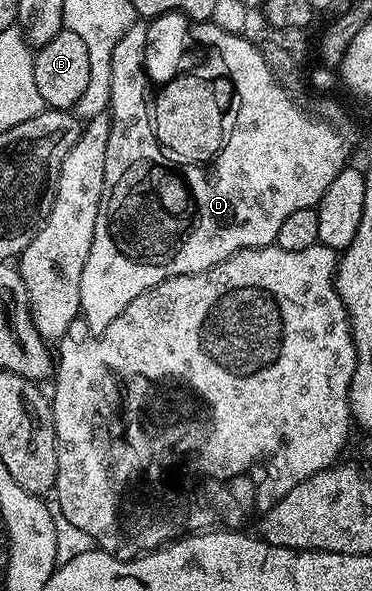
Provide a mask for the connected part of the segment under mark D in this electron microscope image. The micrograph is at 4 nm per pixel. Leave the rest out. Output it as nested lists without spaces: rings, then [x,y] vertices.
[[[144,22],[133,23],[131,29],[127,29],[127,33],[123,33],[123,37],[115,45],[111,57],[111,97],[109,98],[108,112],[113,116],[113,120],[111,121],[111,137],[107,137],[103,197],[99,205],[99,217],[95,221],[95,237],[91,241],[91,253],[87,255],[87,265],[83,267],[83,281],[79,287],[81,294],[80,318],[84,319],[89,330],[94,333],[107,329],[107,325],[111,325],[111,321],[115,321],[115,317],[119,317],[119,313],[123,313],[123,309],[127,309],[127,305],[131,305],[131,301],[135,301],[135,297],[139,297],[139,293],[143,293],[171,277],[206,271],[223,261],[227,261],[227,257],[240,251],[276,244],[277,234],[283,221],[287,221],[287,217],[291,217],[291,213],[295,213],[299,209],[316,207],[317,202],[323,197],[323,193],[327,193],[327,185],[331,185],[331,181],[335,181],[335,177],[339,177],[339,173],[347,165],[347,162],[342,158],[340,139],[337,139],[337,135],[334,135],[327,127],[321,126],[320,122],[312,122],[301,107],[299,109],[293,104],[294,96],[286,91],[279,80],[273,76],[267,61],[261,56],[258,44],[252,38],[244,35],[232,35],[215,25],[210,26],[209,31],[210,44],[208,46],[212,50],[223,53],[229,51],[229,47],[233,47],[234,41],[237,43],[237,63],[229,63],[229,71],[233,71],[233,79],[237,79],[237,87],[241,87],[241,151],[225,151],[225,155],[221,155],[221,163],[217,163],[217,167],[213,167],[213,171],[189,171],[189,167],[173,167],[173,163],[169,163],[169,159],[161,159],[161,151],[157,151],[157,147],[153,147],[153,135],[149,135],[149,125],[141,123],[141,115],[137,115],[137,111],[145,111],[145,107],[141,107],[141,75],[137,75],[137,63],[141,63],[141,46],[145,43],[145,30],[146,24]]]

